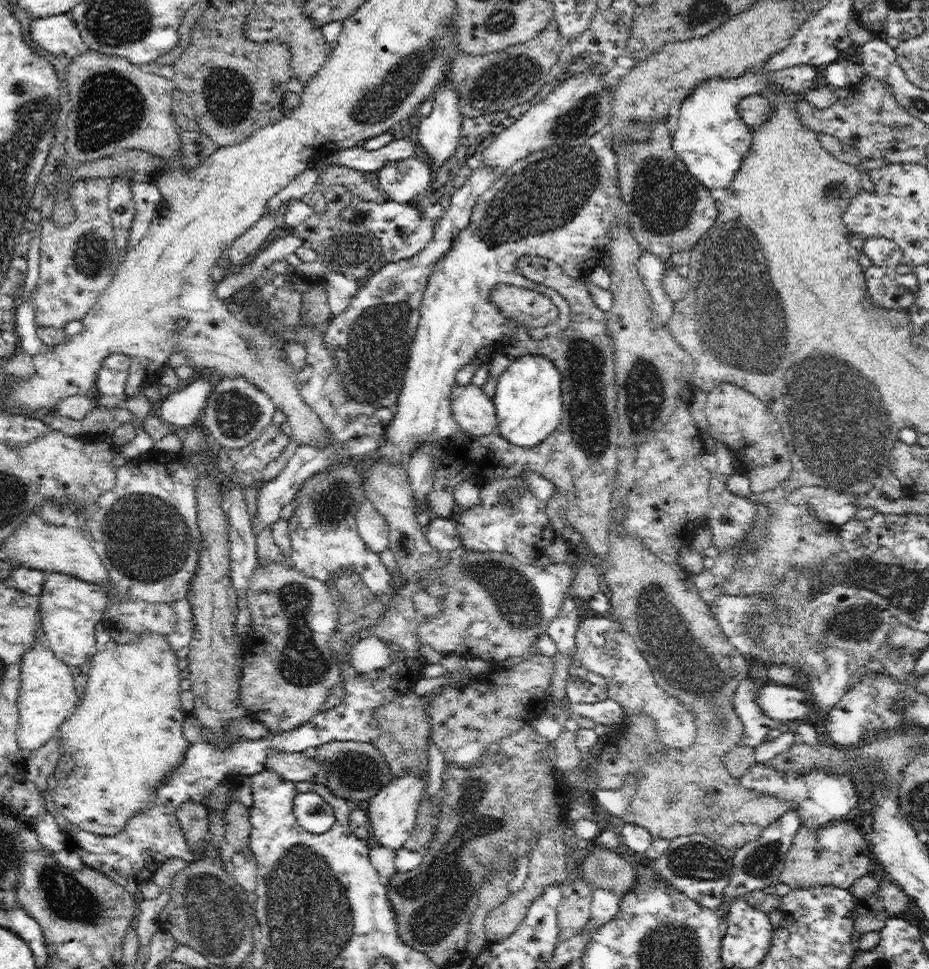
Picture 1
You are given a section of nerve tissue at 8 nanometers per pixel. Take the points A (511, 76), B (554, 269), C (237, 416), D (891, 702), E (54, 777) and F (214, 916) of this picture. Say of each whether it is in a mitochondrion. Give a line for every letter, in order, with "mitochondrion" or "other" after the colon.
A: mitochondrion
B: other
C: mitochondrion
D: mitochondrion
E: other
F: mitochondrion

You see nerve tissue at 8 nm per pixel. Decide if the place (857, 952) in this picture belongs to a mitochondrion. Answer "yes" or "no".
no

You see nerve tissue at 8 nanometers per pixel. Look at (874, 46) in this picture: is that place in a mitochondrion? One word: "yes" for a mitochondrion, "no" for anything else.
no

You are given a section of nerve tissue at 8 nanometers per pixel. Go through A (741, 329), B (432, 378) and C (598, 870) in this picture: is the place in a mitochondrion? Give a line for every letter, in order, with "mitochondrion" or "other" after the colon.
A: mitochondrion
B: other
C: mitochondrion

